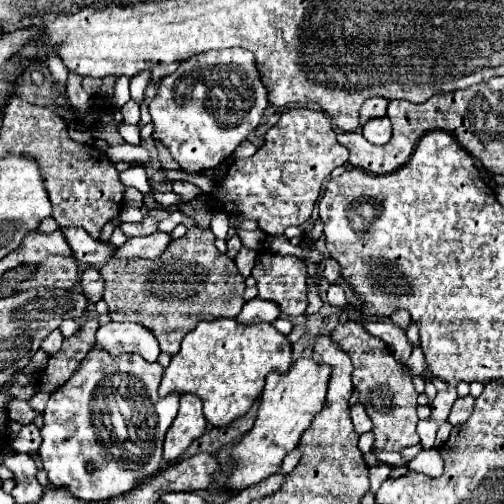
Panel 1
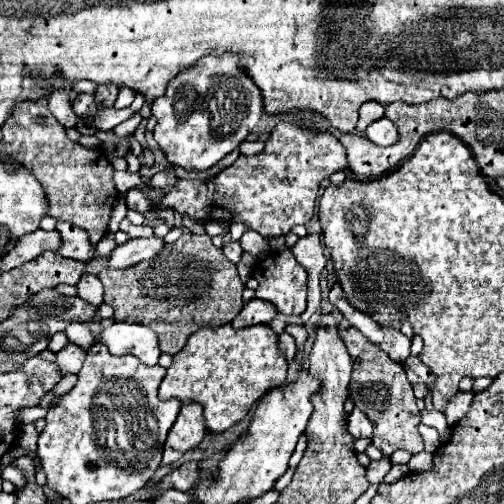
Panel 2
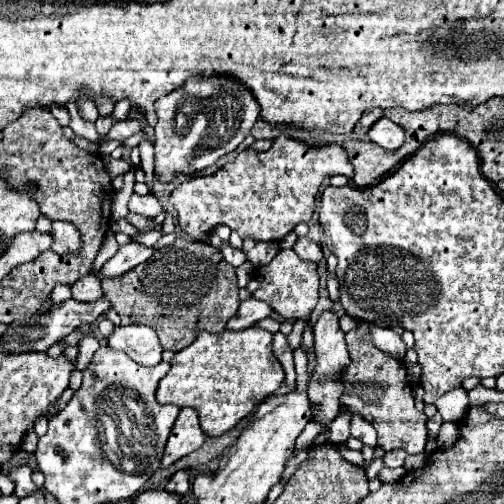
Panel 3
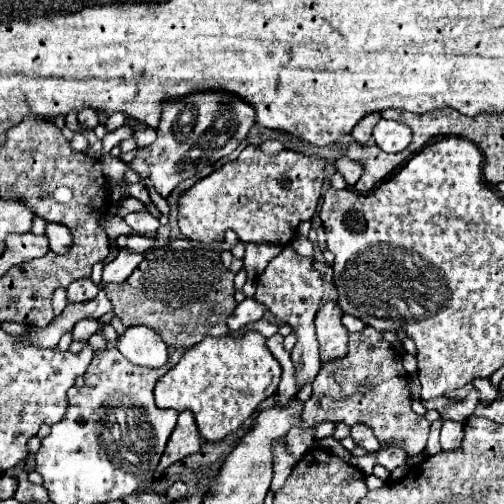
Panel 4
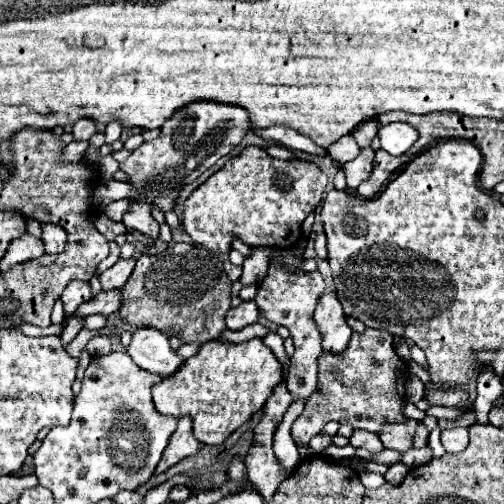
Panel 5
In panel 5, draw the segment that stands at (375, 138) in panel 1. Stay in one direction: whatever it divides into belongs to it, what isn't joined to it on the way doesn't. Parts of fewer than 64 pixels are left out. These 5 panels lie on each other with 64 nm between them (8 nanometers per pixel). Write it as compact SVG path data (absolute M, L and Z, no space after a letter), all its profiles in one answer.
M392 122L392 124L380 126L378 138L380 138L380 146L388 154L400 156L408 152L408 148L418 140L418 132L406 122Z

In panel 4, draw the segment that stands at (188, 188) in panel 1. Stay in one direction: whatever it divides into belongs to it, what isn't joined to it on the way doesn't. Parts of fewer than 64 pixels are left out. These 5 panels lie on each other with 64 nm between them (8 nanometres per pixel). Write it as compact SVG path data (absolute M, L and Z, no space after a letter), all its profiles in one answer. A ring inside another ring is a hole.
M246 146L236 160L226 162L222 168L214 170L210 176L202 178L180 196L180 230L188 240L202 244L224 242L224 232L234 230L242 242L286 246L296 238L298 224L314 216L322 184L324 160L316 156L304 156L292 150L284 150L278 156L268 156L264 152L250 152L250 146ZM340 156L336 162L336 170L340 174L344 174L344 180L348 182L348 186L354 186L356 180L360 180L360 176L362 176L364 164L360 164L358 160L350 160L346 156Z

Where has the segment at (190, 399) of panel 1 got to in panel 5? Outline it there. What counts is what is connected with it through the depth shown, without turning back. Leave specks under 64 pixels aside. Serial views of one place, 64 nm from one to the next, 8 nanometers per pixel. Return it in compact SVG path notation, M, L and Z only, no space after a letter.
M188 416L178 420L178 428L172 434L168 448L164 450L164 460L160 460L160 464L156 466L156 476L166 472L170 466L178 464L182 458L194 456L200 450L200 442L194 438L192 434L192 420Z

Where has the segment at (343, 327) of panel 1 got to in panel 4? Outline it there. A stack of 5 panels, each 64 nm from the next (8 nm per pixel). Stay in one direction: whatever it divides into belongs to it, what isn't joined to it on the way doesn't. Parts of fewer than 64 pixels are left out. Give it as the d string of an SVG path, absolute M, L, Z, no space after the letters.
M366 326L362 332L350 334L350 348L348 354L340 360L322 364L320 374L316 376L314 384L312 384L312 396L306 400L304 404L304 420L298 424L298 428L292 428L292 432L288 432L286 440L288 440L288 448L296 458L302 458L312 444L314 438L314 426L320 422L344 422L346 426L354 426L354 424L366 424L368 428L372 428L372 432L376 434L376 438L386 444L386 442L394 442L396 446L404 448L408 452L408 456L416 456L426 448L426 440L428 440L428 432L430 432L430 422L424 416L418 416L412 412L410 404L410 392L408 392L408 372L402 366L402 356L384 340L380 330L374 330L370 326Z

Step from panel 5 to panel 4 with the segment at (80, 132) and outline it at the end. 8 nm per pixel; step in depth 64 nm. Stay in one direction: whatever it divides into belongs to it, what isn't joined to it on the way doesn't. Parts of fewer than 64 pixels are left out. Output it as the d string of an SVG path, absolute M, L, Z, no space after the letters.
M90 108L80 110L78 112L78 122L80 122L82 130L94 130L98 126L98 114L94 110L90 110Z

